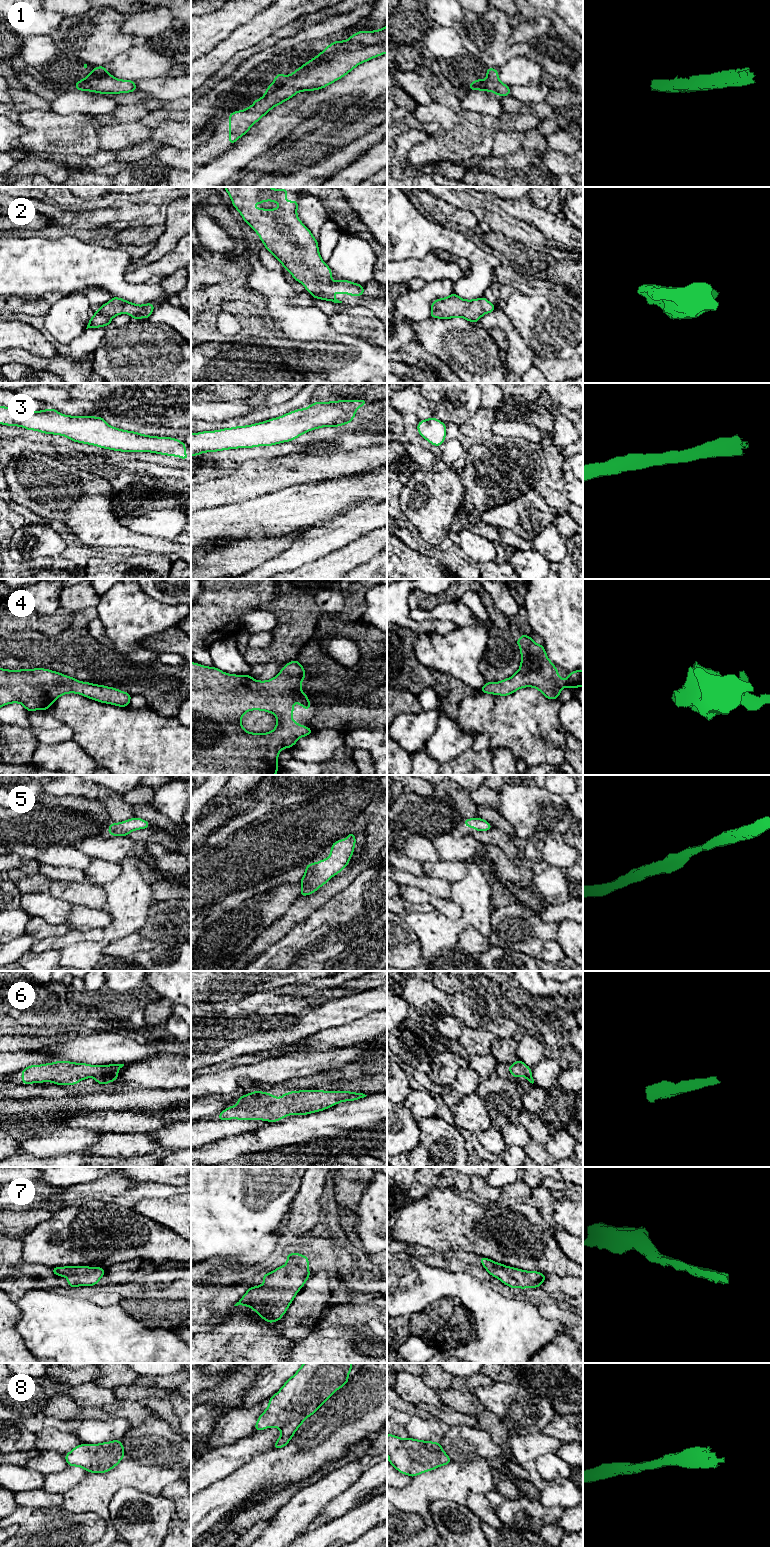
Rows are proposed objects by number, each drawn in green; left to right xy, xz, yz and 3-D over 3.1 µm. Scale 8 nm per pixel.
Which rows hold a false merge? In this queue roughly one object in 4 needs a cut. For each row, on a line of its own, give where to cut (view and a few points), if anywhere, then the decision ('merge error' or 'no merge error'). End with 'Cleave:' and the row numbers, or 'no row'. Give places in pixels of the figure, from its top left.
1: no cut | no merge error
2: no cut | no merge error
3: no cut | no merge error
4: no cut | no merge error
5: no cut | no merge error
6: no cut | no merge error
7: no cut | no merge error
8: no cut | no merge error
Cleave: no row

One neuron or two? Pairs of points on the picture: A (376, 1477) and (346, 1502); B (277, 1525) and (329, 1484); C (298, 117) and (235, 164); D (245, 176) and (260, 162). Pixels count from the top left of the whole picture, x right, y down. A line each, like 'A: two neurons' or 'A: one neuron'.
A: one neuron
B: one neuron
C: one neuron
D: one neuron

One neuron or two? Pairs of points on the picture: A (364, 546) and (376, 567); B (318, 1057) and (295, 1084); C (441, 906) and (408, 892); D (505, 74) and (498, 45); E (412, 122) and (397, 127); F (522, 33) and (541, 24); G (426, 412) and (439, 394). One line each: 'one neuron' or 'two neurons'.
A: two neurons
B: two neurons
C: one neuron
D: two neurons
E: two neurons
F: one neuron
G: two neurons

